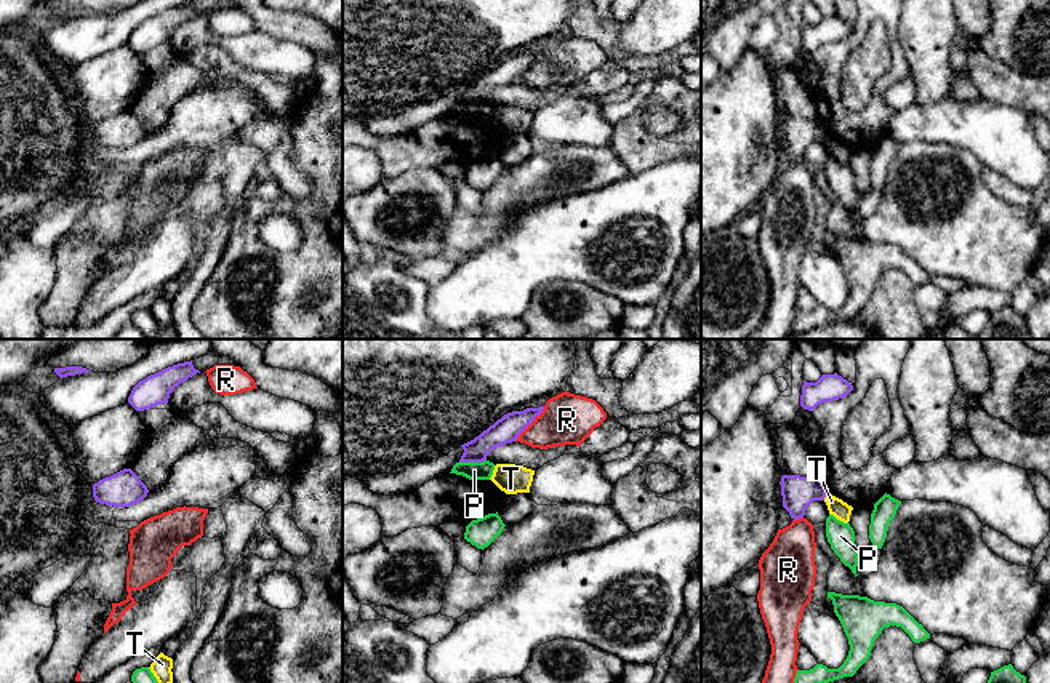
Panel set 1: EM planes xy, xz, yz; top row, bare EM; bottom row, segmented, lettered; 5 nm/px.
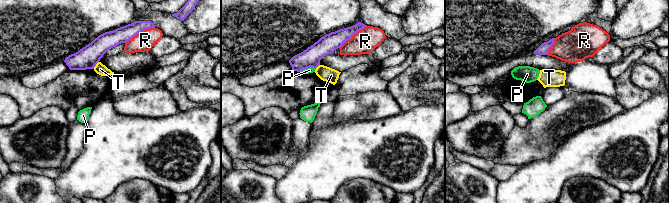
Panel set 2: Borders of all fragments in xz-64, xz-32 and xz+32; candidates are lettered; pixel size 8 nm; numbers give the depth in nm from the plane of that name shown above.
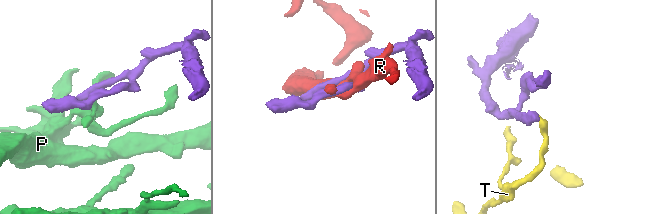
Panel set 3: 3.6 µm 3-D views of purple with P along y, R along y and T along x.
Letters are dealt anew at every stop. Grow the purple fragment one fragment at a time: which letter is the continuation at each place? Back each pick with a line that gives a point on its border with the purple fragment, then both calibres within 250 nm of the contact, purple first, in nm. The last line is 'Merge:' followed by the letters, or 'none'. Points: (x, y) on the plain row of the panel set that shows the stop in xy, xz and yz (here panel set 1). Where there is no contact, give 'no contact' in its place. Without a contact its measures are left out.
Merge: none

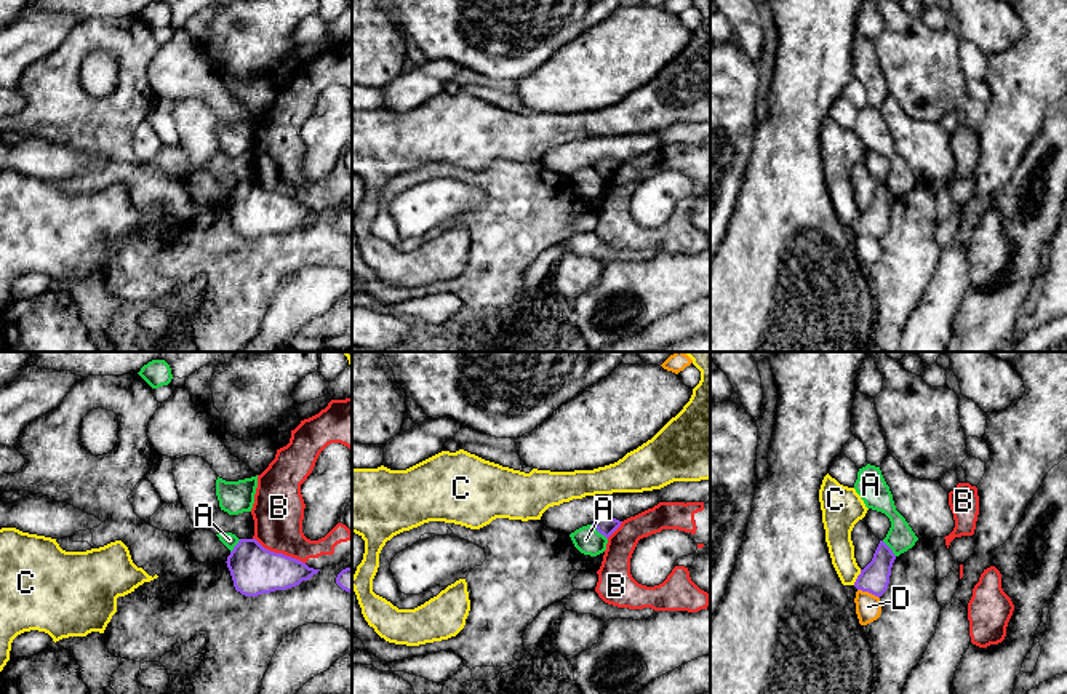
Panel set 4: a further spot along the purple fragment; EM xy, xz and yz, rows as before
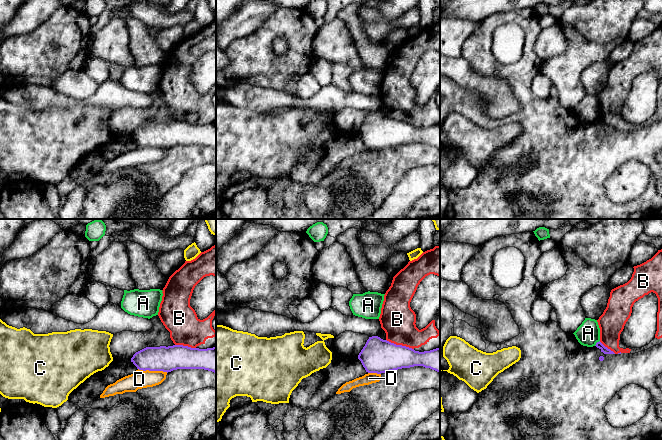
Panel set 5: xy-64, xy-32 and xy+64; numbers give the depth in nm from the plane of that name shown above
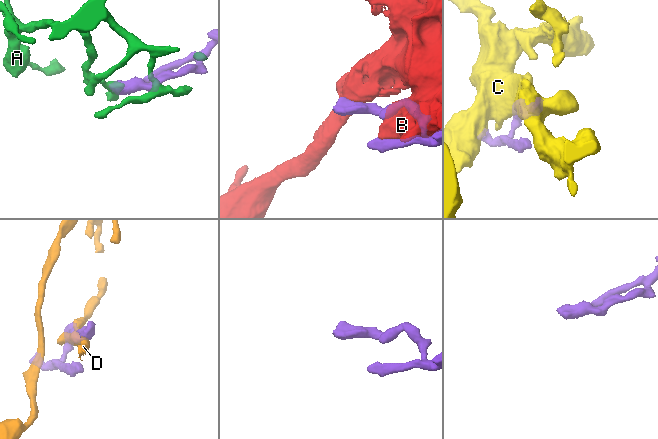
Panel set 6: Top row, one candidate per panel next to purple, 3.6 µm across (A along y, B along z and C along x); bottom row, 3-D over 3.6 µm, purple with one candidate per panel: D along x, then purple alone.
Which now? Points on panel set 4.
Merge: none

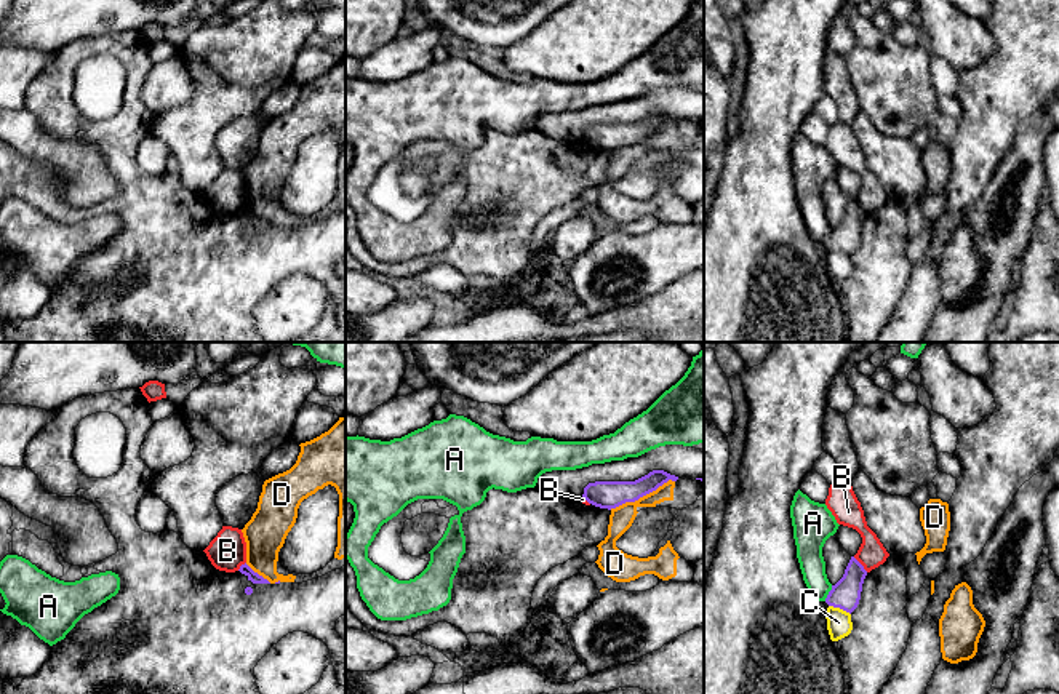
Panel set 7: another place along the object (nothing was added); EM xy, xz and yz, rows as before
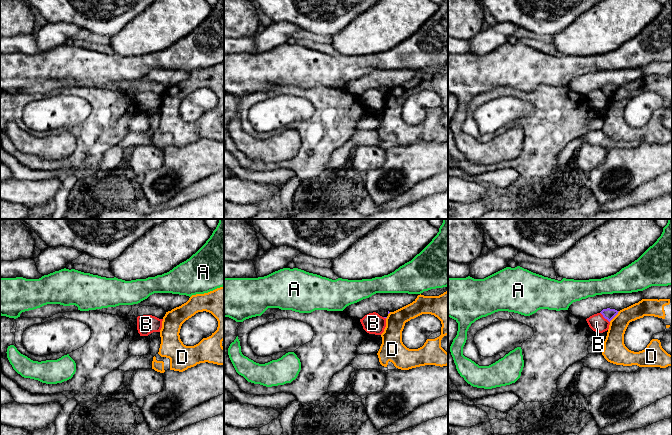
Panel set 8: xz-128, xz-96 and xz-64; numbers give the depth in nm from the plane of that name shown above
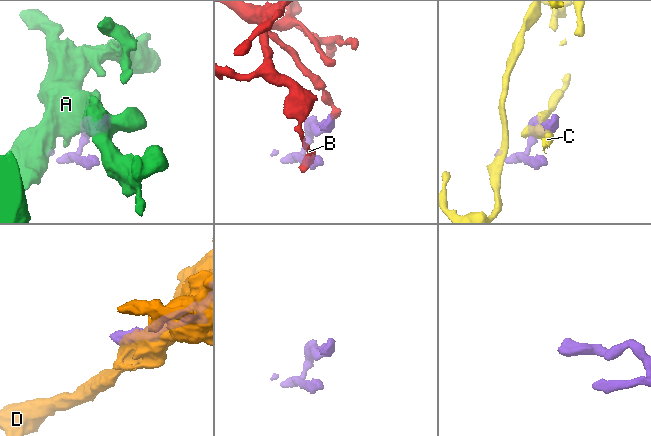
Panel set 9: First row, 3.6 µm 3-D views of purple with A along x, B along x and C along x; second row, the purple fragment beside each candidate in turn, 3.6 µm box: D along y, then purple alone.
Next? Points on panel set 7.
Merge: none

